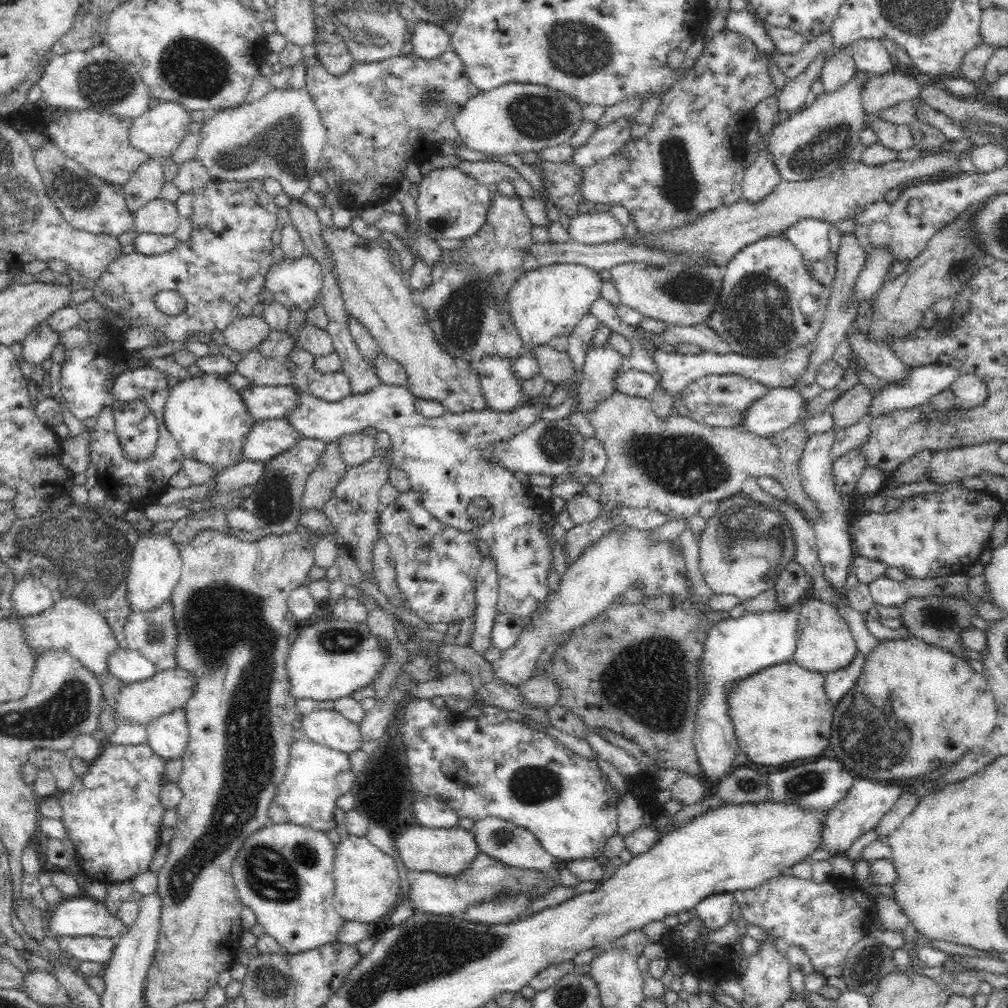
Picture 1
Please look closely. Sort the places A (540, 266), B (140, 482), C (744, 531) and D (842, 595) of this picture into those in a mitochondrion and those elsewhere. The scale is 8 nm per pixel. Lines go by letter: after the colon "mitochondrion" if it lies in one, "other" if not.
A: other
B: other
C: mitochondrion
D: other

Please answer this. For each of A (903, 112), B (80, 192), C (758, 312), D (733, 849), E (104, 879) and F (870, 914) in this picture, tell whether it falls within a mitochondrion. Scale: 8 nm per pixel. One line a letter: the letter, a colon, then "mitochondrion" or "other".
A: other
B: mitochondrion
C: mitochondrion
D: other
E: other
F: other

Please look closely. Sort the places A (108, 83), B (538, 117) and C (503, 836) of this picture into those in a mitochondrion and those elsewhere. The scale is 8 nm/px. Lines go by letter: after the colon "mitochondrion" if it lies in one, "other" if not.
A: mitochondrion
B: mitochondrion
C: mitochondrion

